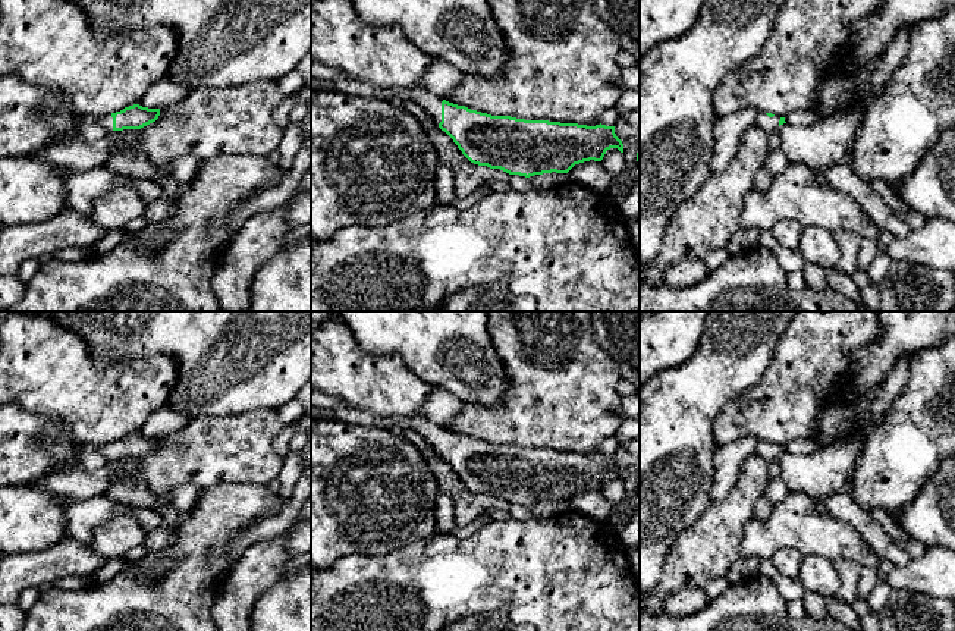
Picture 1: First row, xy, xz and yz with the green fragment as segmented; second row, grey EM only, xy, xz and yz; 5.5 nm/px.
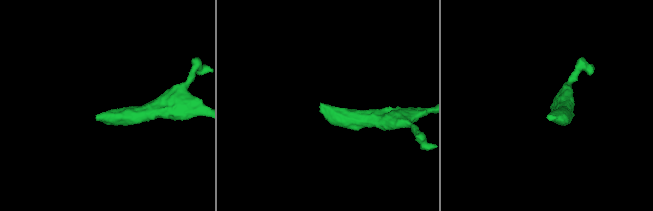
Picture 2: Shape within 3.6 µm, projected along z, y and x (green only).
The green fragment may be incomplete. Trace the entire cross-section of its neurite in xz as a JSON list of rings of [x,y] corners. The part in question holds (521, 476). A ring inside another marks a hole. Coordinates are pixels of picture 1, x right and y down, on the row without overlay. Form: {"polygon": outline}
{"polygon": [[[337,409],[336,420],[348,424],[361,424],[380,430],[414,430],[433,451],[444,459],[462,483],[474,493],[500,497],[509,503],[534,505],[543,502],[568,502],[575,493],[584,490],[601,490],[606,480],[618,477],[623,481],[623,473],[615,462],[615,455],[578,453],[549,449],[525,449],[511,445],[491,445],[465,434],[458,434],[424,417],[381,417],[367,411]]]}

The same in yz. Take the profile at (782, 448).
{"polygon": [[[760,440],[754,451],[757,455],[764,458],[766,461],[776,459],[780,453],[786,452],[785,446],[775,445],[772,442]]]}

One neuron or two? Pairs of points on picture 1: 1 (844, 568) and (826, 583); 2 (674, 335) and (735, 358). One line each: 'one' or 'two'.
1: two
2: two

